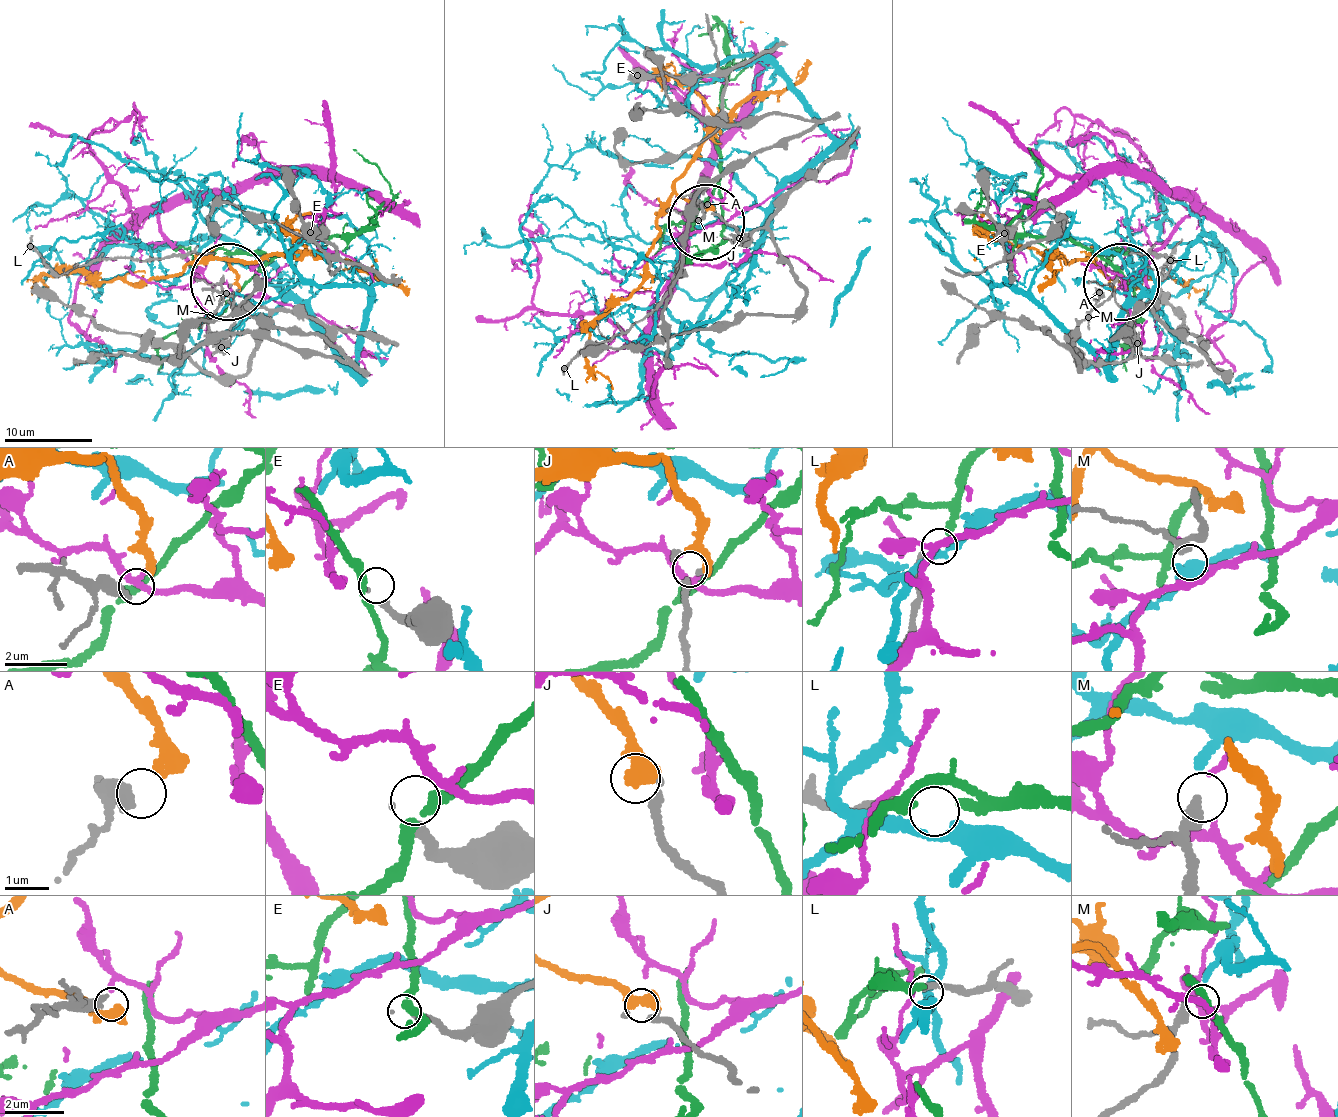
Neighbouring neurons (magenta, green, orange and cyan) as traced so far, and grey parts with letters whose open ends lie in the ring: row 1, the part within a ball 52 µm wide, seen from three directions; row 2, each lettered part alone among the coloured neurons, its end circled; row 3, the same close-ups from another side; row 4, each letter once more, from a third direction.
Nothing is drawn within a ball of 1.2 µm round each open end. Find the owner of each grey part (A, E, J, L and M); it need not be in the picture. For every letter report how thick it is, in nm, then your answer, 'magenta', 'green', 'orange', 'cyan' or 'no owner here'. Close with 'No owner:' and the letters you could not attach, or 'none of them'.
A: 400 nm | no owner here
E: 220 nm | no owner here
J: 100 nm | orange
L: 190 nm | green
M: 220 nm | cyan
No owner: A, E

